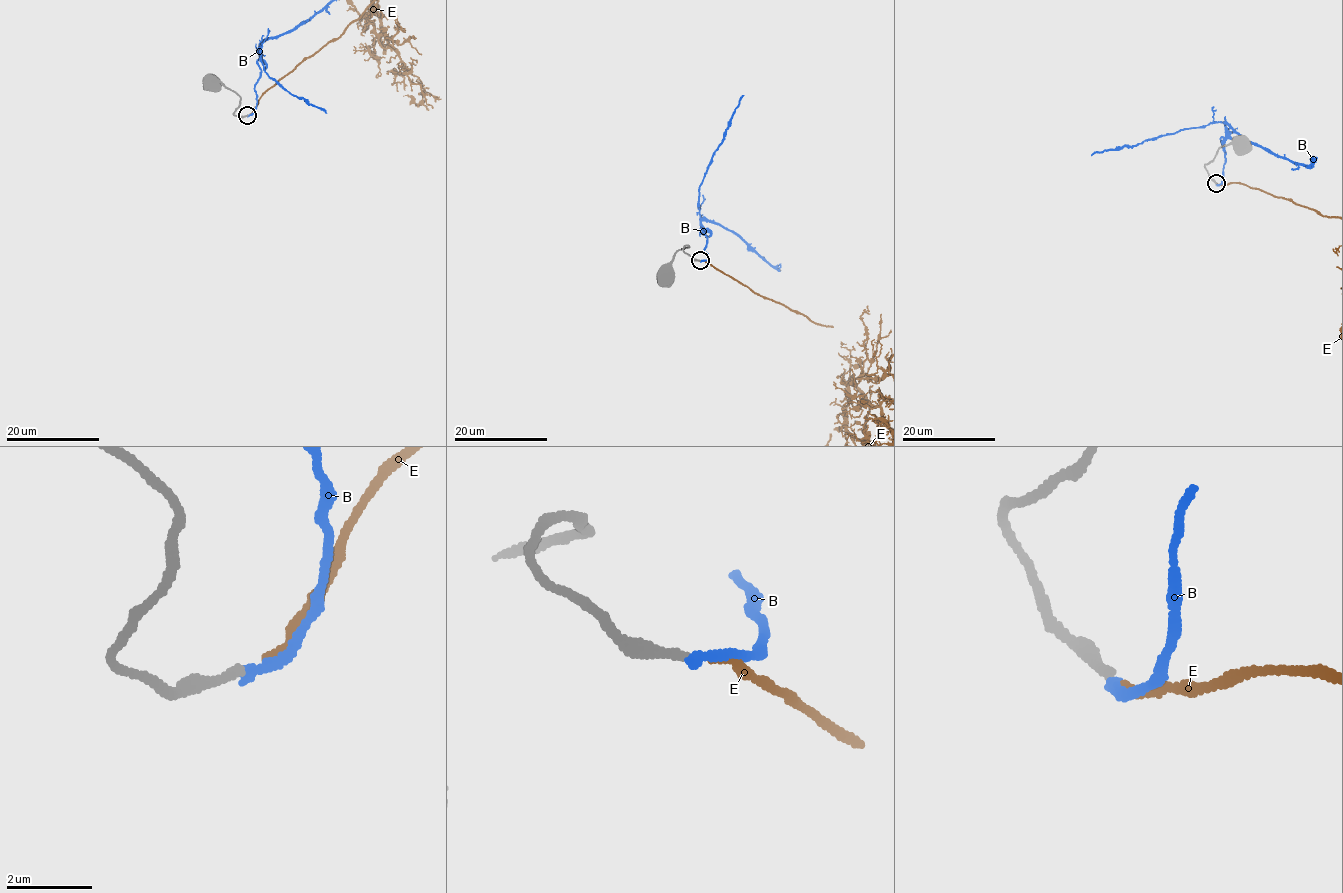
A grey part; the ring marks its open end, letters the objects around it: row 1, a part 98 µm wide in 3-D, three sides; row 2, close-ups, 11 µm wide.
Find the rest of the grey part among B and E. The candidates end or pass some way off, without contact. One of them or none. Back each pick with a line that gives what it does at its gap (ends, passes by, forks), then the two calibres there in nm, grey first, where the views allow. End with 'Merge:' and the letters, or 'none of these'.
E: it ends | 200/200 nm
Merge: E

